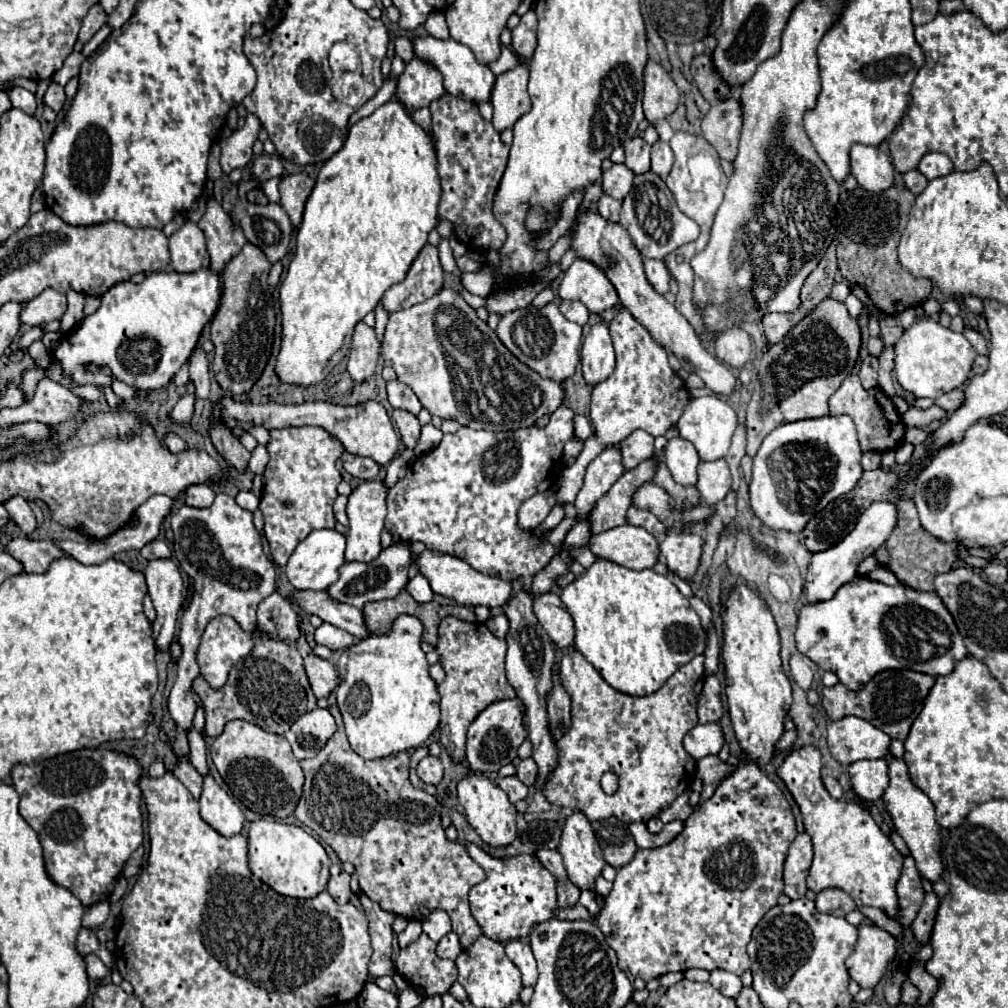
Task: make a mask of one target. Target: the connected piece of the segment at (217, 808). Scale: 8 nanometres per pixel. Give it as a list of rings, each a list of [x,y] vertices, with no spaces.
[[[204,776],[200,794],[200,816],[214,830],[224,836],[240,834],[244,826],[244,813],[228,792],[216,784],[212,776]]]

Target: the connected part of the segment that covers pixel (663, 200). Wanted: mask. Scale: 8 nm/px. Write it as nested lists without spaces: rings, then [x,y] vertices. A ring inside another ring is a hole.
[[[652,172],[634,176],[634,186],[622,204],[620,224],[628,230],[642,258],[656,258],[656,260],[664,260],[666,254],[670,254],[682,244],[694,242],[700,234],[700,228],[696,226],[696,222],[678,210],[674,196],[666,188],[664,180]]]

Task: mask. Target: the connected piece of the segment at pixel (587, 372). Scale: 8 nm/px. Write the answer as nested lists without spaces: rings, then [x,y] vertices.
[[[606,324],[592,326],[588,336],[584,338],[580,358],[584,380],[590,386],[600,384],[614,372],[614,350]]]

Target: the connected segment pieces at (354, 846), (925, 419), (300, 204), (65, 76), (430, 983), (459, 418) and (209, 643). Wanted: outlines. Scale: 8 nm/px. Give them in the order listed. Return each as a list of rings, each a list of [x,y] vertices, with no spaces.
[[[338,706],[328,710],[338,730],[316,758],[300,762],[306,782],[294,816],[330,844],[342,862],[354,864],[360,890],[382,910],[420,922],[430,912],[444,910],[466,950],[482,934],[470,914],[468,890],[484,880],[484,870],[468,856],[464,844],[446,838],[438,800],[410,784],[408,752],[380,760],[360,758],[346,740]]]
[[[930,406],[930,408],[908,408],[902,414],[902,420],[906,426],[928,426],[936,420],[942,420],[946,416],[946,410],[940,410],[938,406]]]
[[[296,172],[296,174],[284,174],[280,178],[280,204],[286,210],[286,214],[290,216],[292,224],[298,226],[302,212],[304,212],[304,204],[308,200],[308,194],[314,188],[314,180],[310,174],[306,172]]]
[[[72,52],[66,60],[64,60],[64,66],[52,76],[52,80],[60,86],[64,86],[72,76],[78,76],[80,72],[80,64],[84,62],[85,57],[82,52]]]
[[[424,932],[408,948],[400,950],[396,958],[396,972],[402,974],[410,986],[422,988],[426,996],[444,996],[456,982],[456,964],[436,956],[436,942]]]
[[[442,288],[432,298],[408,308],[408,310],[398,310],[398,312],[390,314],[386,330],[384,330],[384,340],[382,340],[382,358],[384,358],[386,366],[392,366],[396,370],[398,380],[414,390],[420,404],[432,416],[438,416],[442,420],[450,418],[450,420],[460,422],[462,426],[480,428],[478,420],[474,420],[466,410],[462,410],[454,398],[454,382],[452,382],[450,366],[448,366],[448,360],[444,356],[444,348],[438,342],[438,332],[434,326],[434,316],[436,316],[440,306],[454,306],[454,308],[462,310],[472,324],[478,324],[477,328],[481,332],[484,330],[482,326],[492,330],[486,322],[476,316],[476,310],[470,308],[458,292],[454,292],[450,288]]]
[[[216,616],[208,622],[200,650],[196,654],[200,674],[212,688],[224,686],[228,670],[252,650],[252,638],[258,630],[246,634],[230,616]]]

